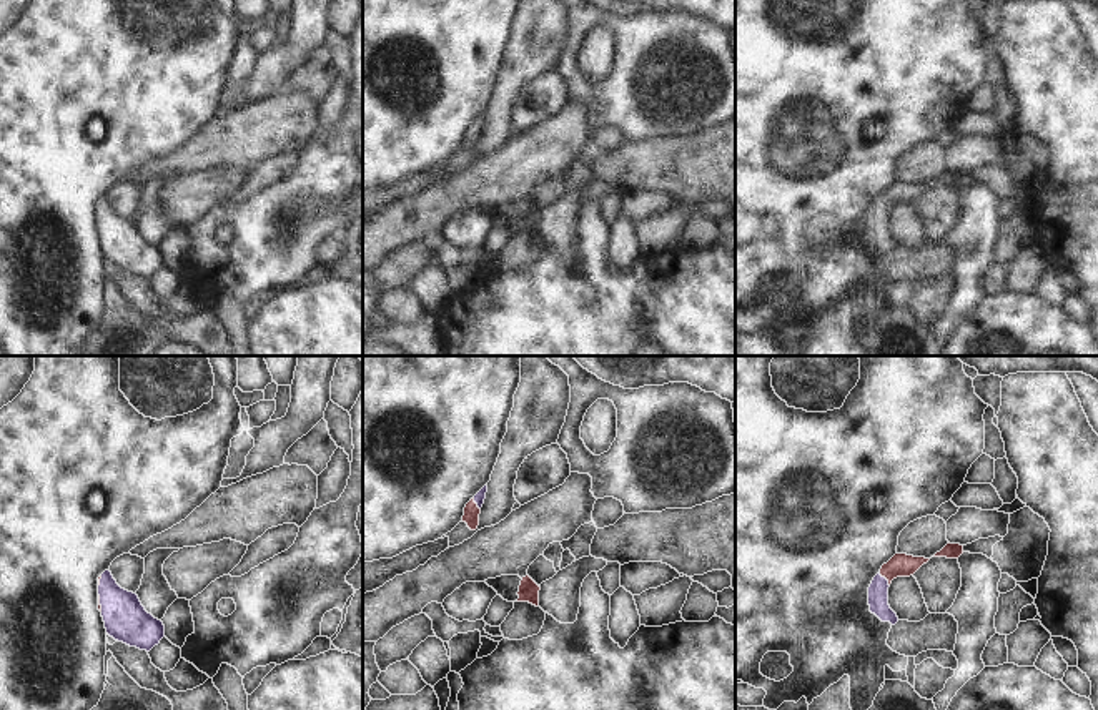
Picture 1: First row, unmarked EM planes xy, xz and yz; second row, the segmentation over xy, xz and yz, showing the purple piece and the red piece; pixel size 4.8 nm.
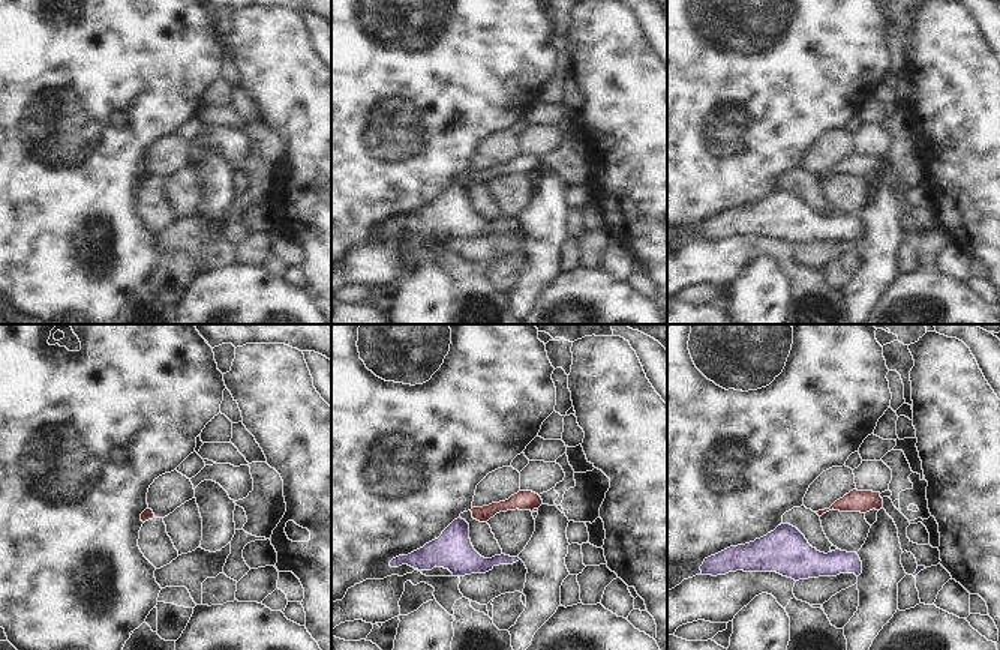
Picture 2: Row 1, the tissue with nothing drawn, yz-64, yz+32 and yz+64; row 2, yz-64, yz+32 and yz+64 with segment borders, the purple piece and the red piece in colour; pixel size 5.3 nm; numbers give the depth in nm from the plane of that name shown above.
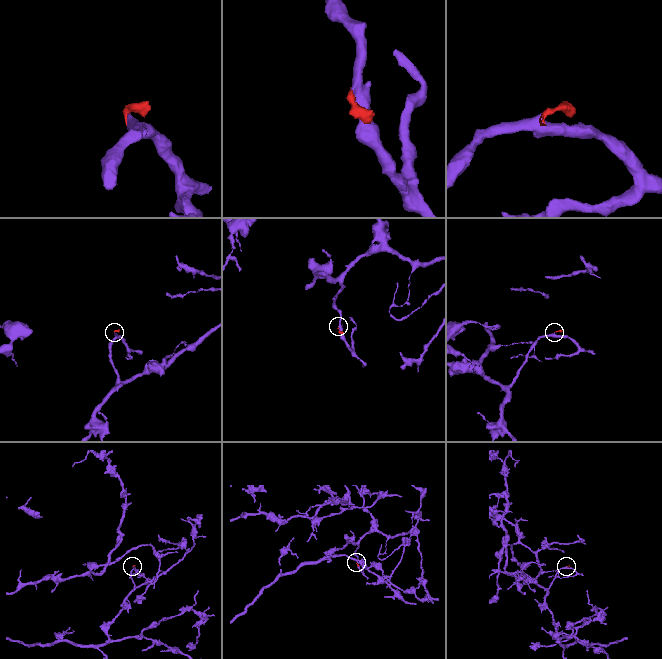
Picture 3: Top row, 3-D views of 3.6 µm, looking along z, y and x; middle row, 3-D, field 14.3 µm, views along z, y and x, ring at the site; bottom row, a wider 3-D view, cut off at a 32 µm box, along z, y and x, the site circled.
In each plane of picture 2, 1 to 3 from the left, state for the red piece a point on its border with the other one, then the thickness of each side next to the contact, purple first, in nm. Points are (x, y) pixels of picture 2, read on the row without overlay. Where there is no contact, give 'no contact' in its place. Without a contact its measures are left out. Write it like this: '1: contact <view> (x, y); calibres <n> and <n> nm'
1: no contact
2: no contact
3: no contact

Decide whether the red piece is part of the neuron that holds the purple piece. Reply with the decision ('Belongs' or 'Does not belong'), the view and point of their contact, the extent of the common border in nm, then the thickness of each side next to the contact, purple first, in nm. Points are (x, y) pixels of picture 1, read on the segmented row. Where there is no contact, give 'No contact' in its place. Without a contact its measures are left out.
Belongs. Touches purple at yz (885, 579). Shared border 90 nm. Thickness 100 nm (purple) against 110 nm.

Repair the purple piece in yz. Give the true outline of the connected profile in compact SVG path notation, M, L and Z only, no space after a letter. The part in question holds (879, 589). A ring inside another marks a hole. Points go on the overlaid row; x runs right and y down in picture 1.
M895 554L887 564L883 564L868 587L870 612L875 614L882 622L890 622L895 625L898 617L888 605L888 587L892 580L897 577L913 575L928 560L930 559L925 557Z

